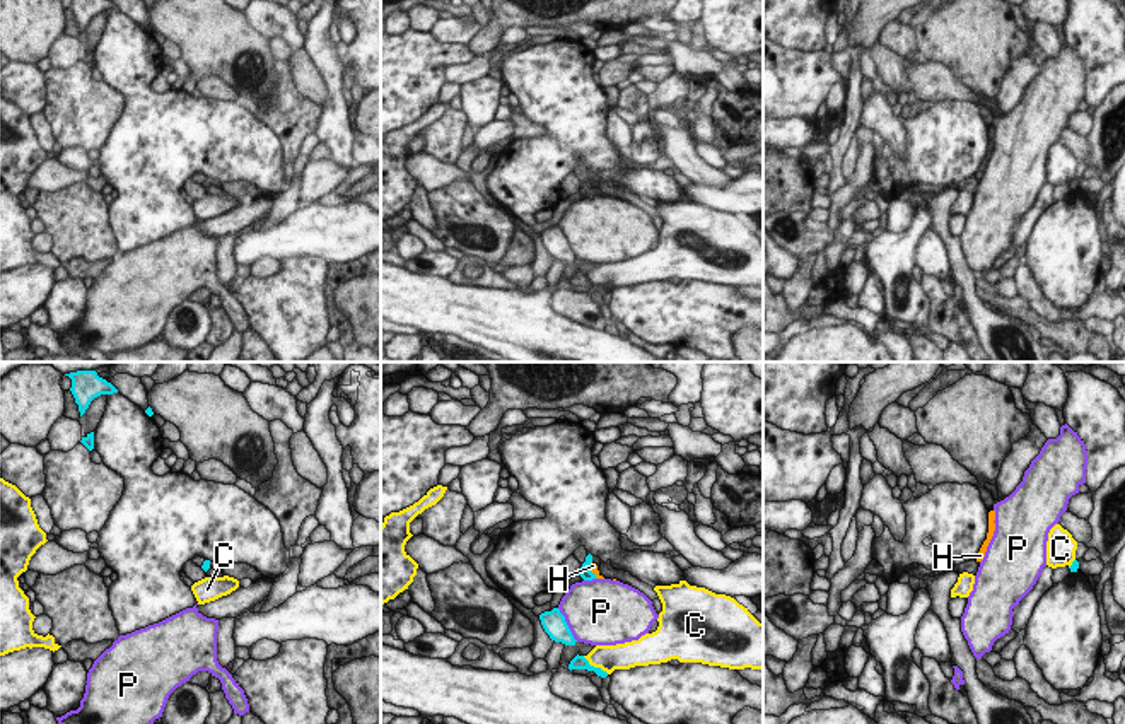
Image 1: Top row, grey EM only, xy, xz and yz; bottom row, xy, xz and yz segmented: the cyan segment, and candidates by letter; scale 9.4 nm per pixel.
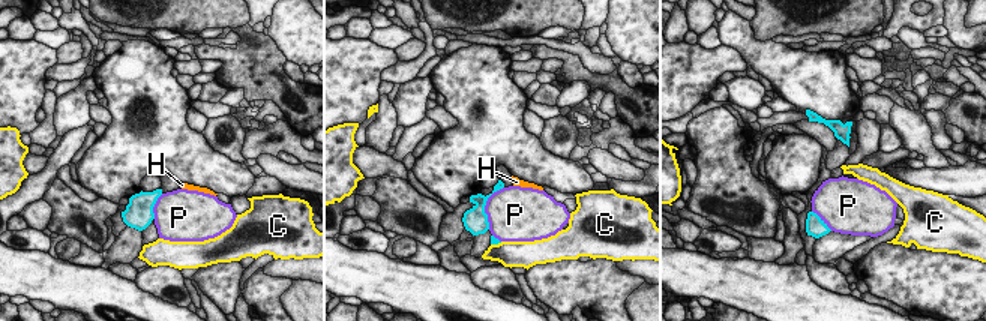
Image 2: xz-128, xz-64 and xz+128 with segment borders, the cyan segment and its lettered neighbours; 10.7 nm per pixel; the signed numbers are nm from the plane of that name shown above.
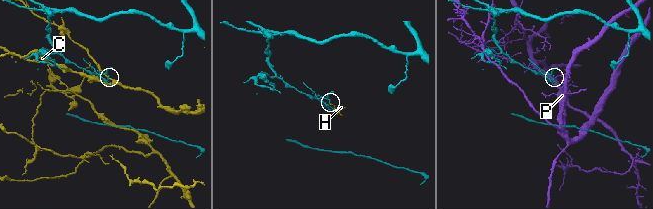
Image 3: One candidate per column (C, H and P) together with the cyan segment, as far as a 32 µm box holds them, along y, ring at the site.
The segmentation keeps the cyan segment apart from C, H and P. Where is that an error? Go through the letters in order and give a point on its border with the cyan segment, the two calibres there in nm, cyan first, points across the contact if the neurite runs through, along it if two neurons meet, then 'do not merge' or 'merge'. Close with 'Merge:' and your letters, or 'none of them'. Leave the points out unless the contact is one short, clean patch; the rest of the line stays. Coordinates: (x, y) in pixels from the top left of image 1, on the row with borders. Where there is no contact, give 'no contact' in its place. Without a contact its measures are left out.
C: meets cyan in xz at (596, 668); 130 nm thick on the cyan side, 240 nm on the other; do not merge
H: meets cyan in xz at (589, 569); 120 nm thick on the cyan side, 60 nm on the other; runs through xz (586, 574), (589, 569), (593, 566); merge
P: meets cyan in xz at (567, 625); 220 nm thick on the cyan side, 480 nm on the other; do not merge
Merge: H

